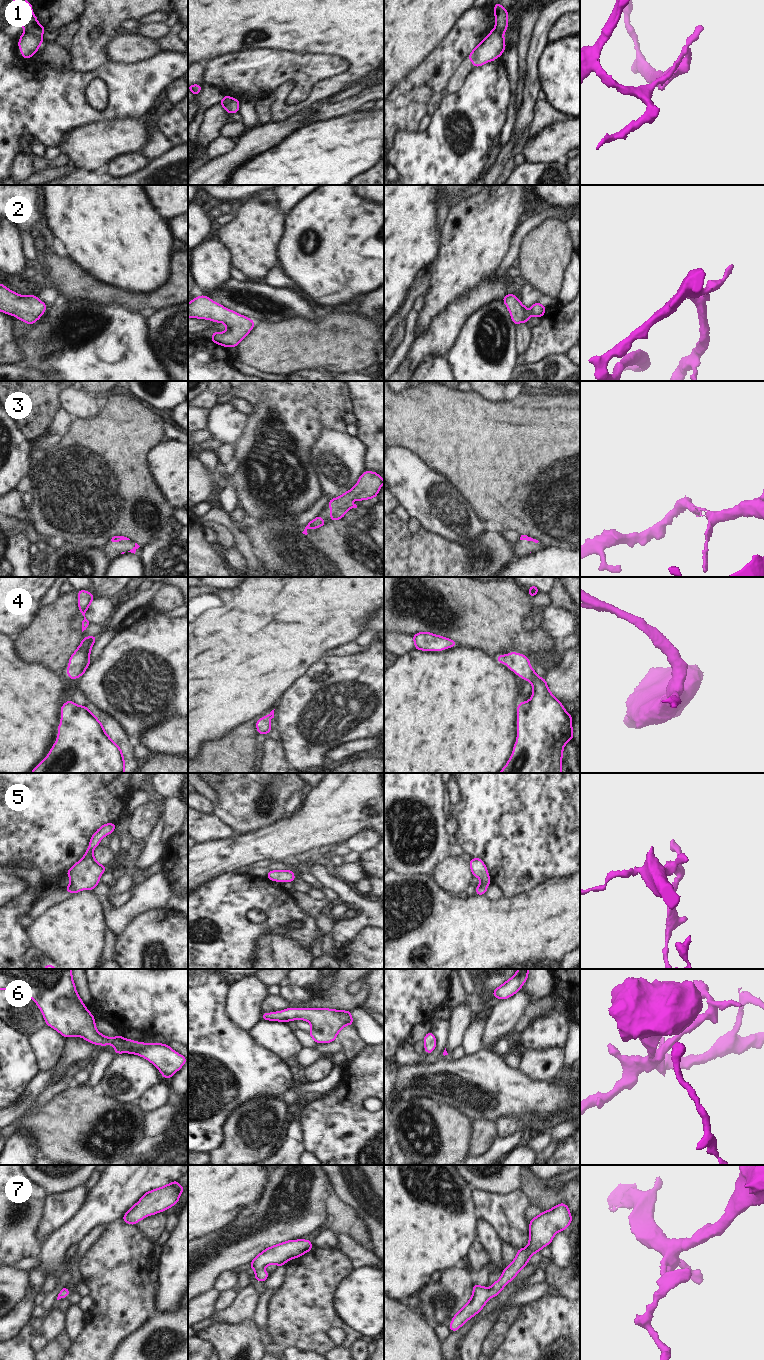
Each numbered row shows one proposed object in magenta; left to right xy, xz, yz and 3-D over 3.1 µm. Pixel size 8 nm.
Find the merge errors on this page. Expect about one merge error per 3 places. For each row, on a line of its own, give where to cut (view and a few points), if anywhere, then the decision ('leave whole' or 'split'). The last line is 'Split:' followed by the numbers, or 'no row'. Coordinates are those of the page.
1: cut xy (25, 30), (42, 39); split
2: cut none; leave whole
3: cut none; leave whole
4: cut none; leave whole
5: cut none; leave whole
6: cut none; leave whole
7: cut none; leave whole
Split: 1

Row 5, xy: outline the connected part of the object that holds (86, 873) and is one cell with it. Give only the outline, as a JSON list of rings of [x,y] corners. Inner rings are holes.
[[[114,823],[102,825],[90,839],[89,847],[82,857],[74,866],[67,870],[67,875],[71,880],[69,886],[64,887],[69,893],[77,893],[86,890],[94,890],[99,883],[100,876],[106,871],[106,867],[99,864],[93,855],[93,850],[100,844],[100,840],[111,834],[116,828]]]

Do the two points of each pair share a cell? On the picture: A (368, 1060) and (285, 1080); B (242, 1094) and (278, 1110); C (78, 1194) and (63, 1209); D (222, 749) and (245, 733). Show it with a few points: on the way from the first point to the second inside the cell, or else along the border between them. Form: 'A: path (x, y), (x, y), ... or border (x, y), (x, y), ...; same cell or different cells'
A: border (341, 1068), (341, 1078), (331, 1090); different cells
B: border (276, 1097), (253, 1098), (233, 1112); different cells
C: path (74, 1198), (67, 1205); same cell
D: path (228, 749), (239, 739); same cell

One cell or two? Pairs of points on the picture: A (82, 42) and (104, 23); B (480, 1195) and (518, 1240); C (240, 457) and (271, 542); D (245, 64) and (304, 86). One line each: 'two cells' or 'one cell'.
A: one cell
B: one cell
C: two cells
D: one cell

